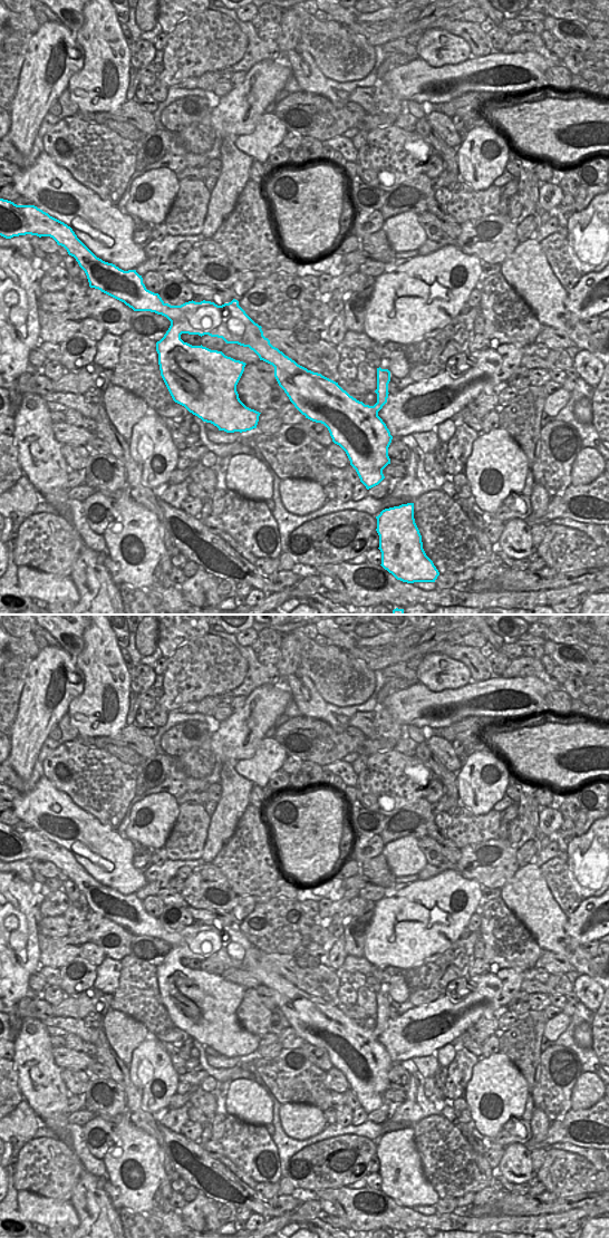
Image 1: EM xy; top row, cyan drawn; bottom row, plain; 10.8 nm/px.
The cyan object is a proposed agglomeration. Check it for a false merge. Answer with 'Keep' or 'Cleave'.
Keep

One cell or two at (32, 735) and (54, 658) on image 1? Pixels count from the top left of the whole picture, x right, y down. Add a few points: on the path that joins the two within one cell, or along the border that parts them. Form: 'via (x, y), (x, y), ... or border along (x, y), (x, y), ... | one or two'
via (36, 716), (42, 704), (49, 677) | one

